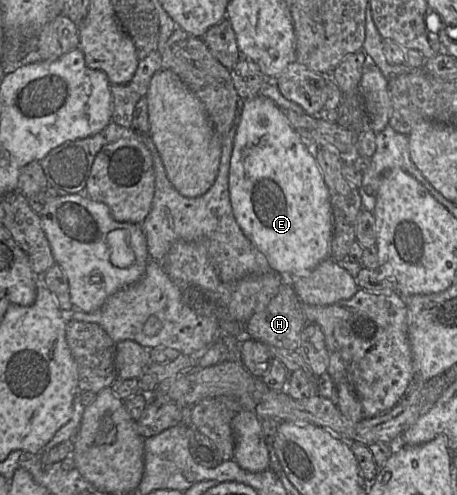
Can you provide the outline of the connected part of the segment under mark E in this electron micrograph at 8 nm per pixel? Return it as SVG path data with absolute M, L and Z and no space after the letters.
M257 95L244 100L232 150L229 193L235 219L253 245L266 257L272 271L285 279L309 272L330 258L333 231L329 190L316 160L299 136L298 130L273 100Z

